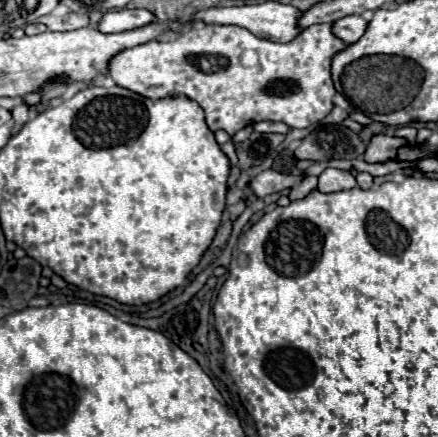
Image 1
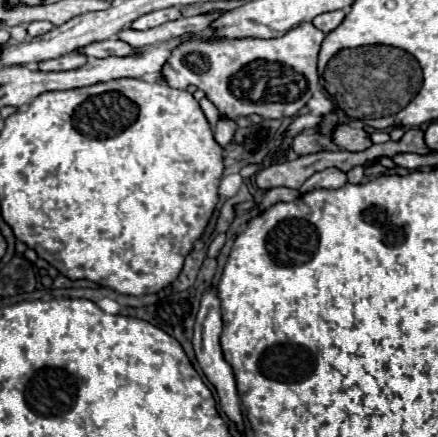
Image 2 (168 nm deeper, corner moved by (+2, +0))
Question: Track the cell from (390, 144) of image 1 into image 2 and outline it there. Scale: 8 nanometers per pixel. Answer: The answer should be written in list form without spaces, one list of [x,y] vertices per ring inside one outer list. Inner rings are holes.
[[[339,124],[333,134],[333,140],[339,148],[349,150],[349,152],[363,152],[369,146],[373,146],[369,134],[363,128],[355,128],[349,124]]]

